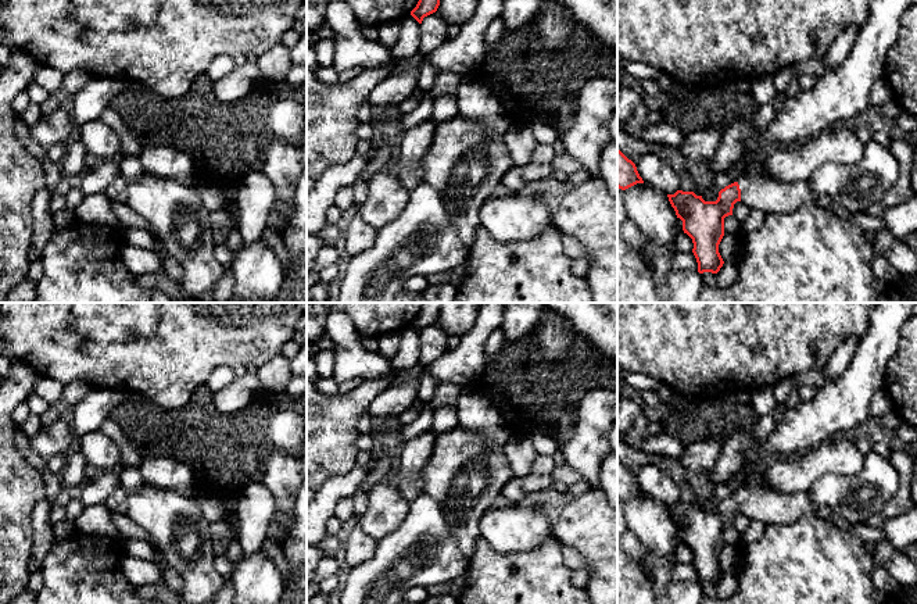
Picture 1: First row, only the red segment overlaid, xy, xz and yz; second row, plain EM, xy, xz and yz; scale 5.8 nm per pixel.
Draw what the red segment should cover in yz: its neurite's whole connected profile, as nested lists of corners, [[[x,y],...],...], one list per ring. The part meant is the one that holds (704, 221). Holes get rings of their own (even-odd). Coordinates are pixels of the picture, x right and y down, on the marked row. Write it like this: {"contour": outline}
{"contour": [[[759,158],[744,176],[721,189],[716,201],[705,201],[694,192],[677,190],[667,194],[677,218],[683,221],[684,233],[692,239],[699,274],[717,274],[723,267],[719,244],[724,236],[724,218],[732,215],[737,201],[774,214],[794,212],[802,205],[816,204],[816,196],[807,182],[774,179],[762,168]]]}

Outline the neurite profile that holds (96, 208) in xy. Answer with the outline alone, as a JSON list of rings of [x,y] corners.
[[[105,193],[86,196],[75,214],[82,222],[107,225],[119,232],[123,229]]]

